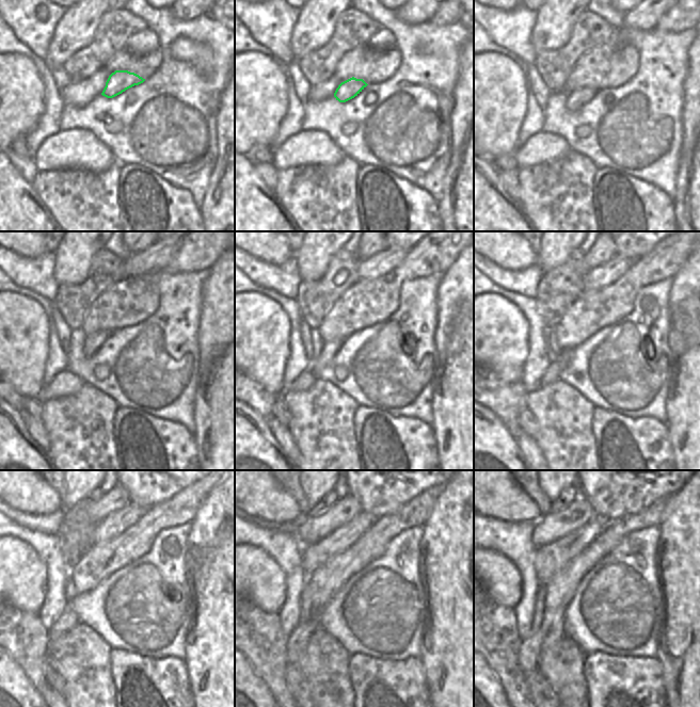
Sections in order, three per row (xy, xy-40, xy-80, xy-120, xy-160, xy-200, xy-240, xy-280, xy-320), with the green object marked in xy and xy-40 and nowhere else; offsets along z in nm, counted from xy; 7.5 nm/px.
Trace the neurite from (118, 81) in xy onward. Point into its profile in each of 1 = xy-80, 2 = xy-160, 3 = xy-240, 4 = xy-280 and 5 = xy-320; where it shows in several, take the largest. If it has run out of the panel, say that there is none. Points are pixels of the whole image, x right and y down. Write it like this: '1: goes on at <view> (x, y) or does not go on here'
1: goes on at xy-80 (575, 99)
2: goes on at xy-160 (330, 348)
3: goes on at xy-240 (68, 619)
4: goes on at xy-280 (296, 642)
5: goes on at xy-320 (528, 656)

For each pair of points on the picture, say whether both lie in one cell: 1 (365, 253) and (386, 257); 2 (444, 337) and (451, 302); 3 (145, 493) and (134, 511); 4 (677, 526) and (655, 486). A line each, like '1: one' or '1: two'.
1: two
2: one
3: two
4: two

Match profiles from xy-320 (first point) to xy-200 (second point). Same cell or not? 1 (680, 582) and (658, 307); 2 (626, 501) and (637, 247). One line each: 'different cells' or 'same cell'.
1: different cells
2: same cell

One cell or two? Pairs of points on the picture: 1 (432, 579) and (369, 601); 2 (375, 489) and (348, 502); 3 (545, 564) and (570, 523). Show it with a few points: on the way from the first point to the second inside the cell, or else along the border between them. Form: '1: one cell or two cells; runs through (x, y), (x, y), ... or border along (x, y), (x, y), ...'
1: two cells; border along (418, 559), (418, 580), (425, 596), (426, 608)
2: two cells; border along (349, 494), (359, 502), (362, 511)
3: two cells; border along (584, 525), (539, 548)

